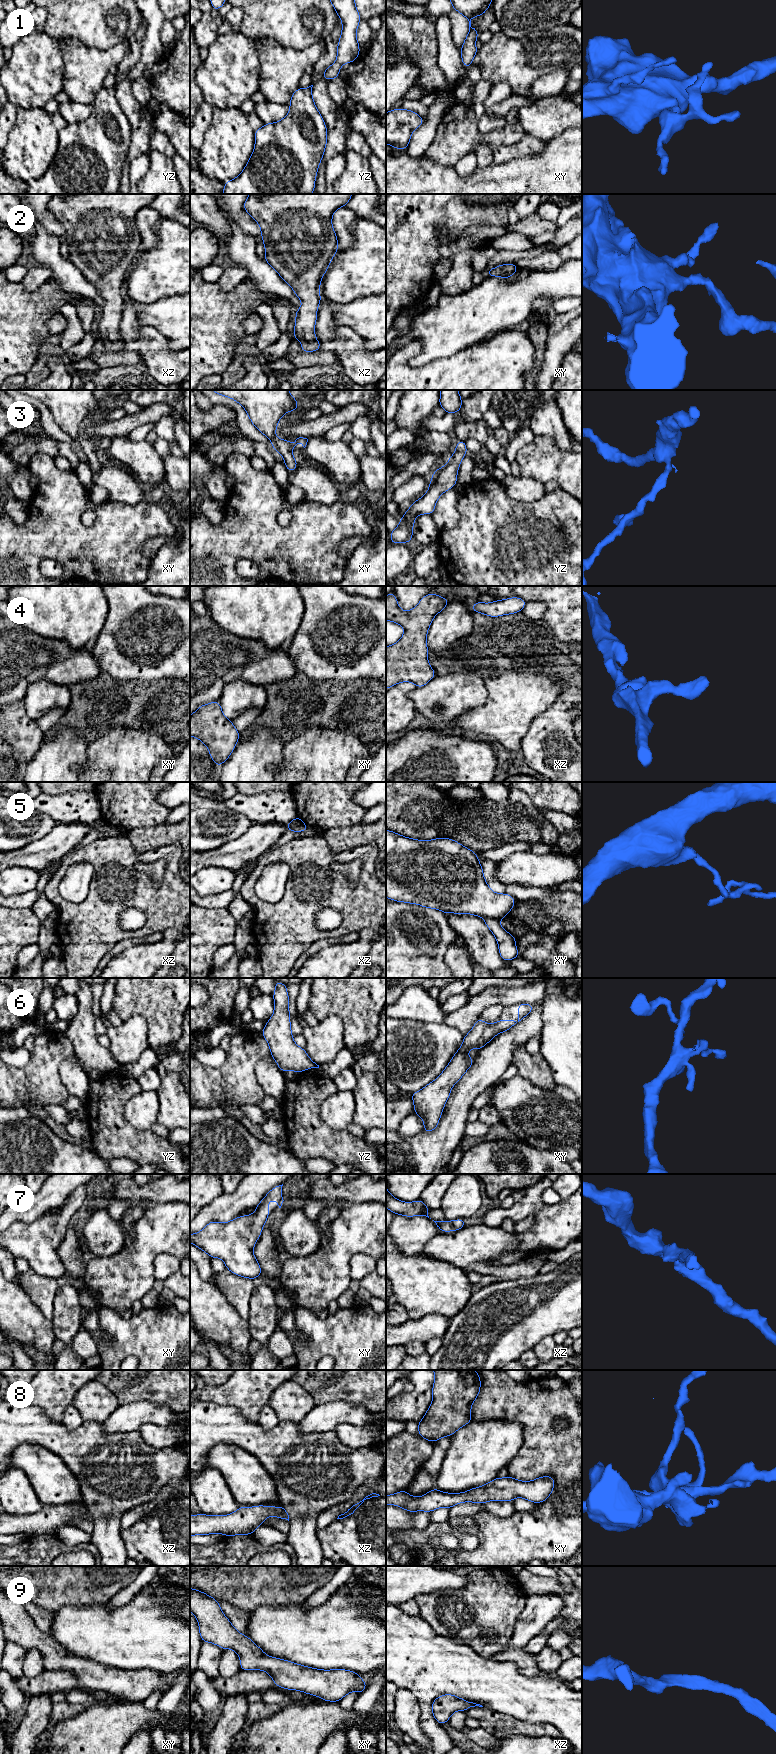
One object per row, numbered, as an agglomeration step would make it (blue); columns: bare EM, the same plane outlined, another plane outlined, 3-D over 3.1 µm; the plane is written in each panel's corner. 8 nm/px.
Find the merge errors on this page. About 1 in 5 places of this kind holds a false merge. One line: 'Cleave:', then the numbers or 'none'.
Cleave: 5

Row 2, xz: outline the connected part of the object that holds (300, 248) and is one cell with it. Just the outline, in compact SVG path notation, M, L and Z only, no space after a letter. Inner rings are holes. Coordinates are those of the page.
M249 194L243 209L259 224L265 246L264 260L273 267L279 276L290 285L301 300L302 307L295 314L294 340L302 341L300 352L314 352L321 349L315 336L317 308L321 302L320 282L331 260L338 251L338 238L332 226L334 212L346 206L353 194Z

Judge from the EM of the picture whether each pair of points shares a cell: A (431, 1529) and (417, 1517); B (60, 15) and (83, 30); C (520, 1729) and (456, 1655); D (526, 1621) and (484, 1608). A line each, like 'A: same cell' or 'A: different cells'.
A: different cells
B: same cell
C: different cells
D: different cells

